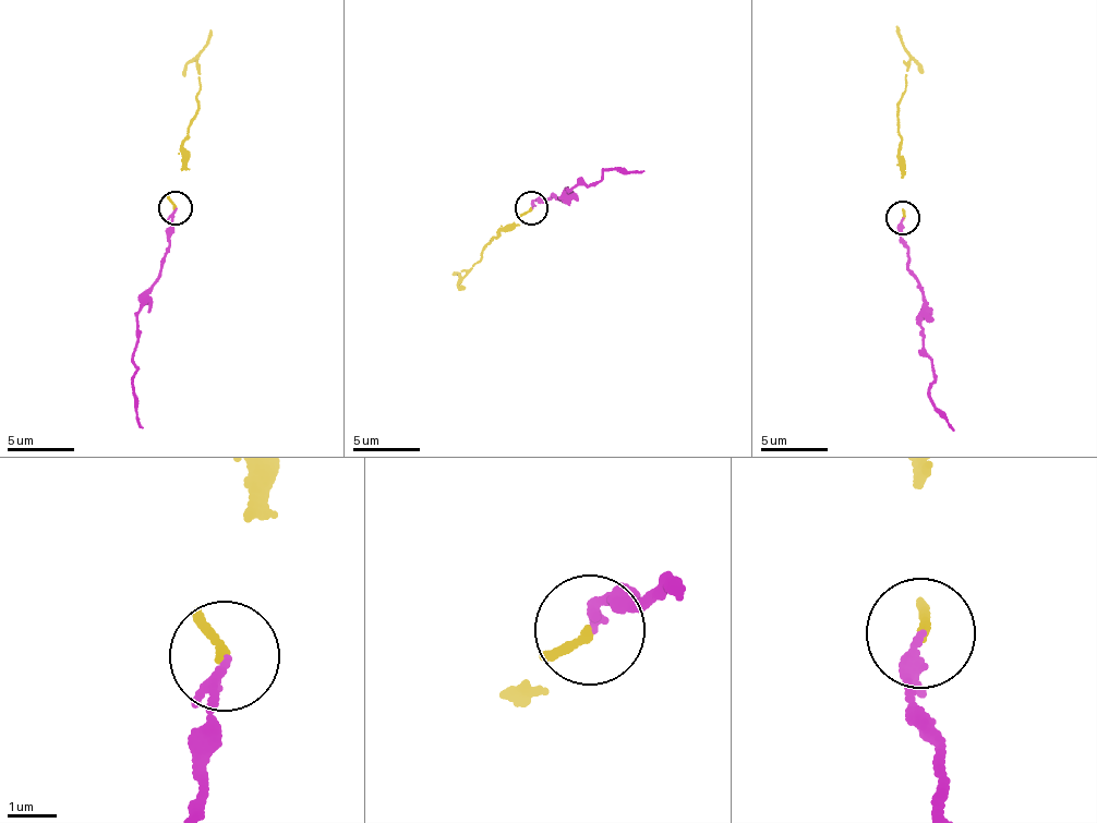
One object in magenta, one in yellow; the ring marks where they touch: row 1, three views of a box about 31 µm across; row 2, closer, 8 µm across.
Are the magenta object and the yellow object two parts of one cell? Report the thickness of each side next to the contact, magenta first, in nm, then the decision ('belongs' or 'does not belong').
200/170 nm | belongs

